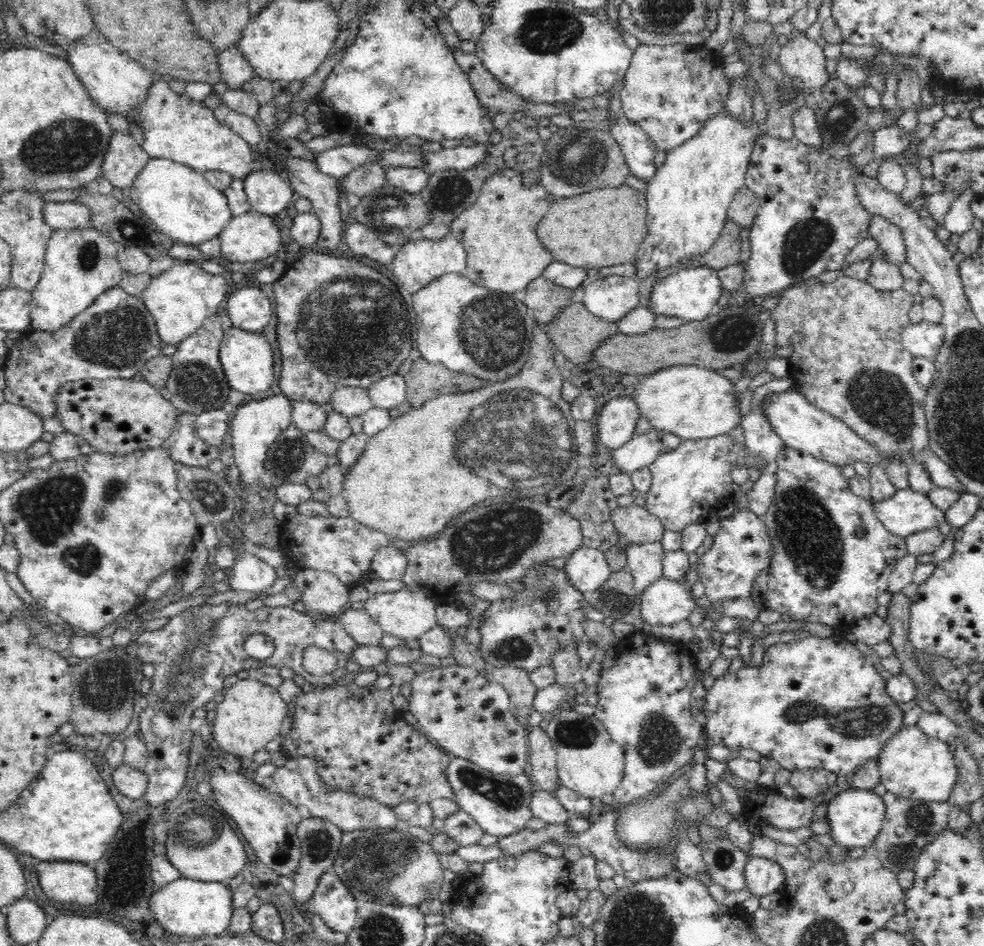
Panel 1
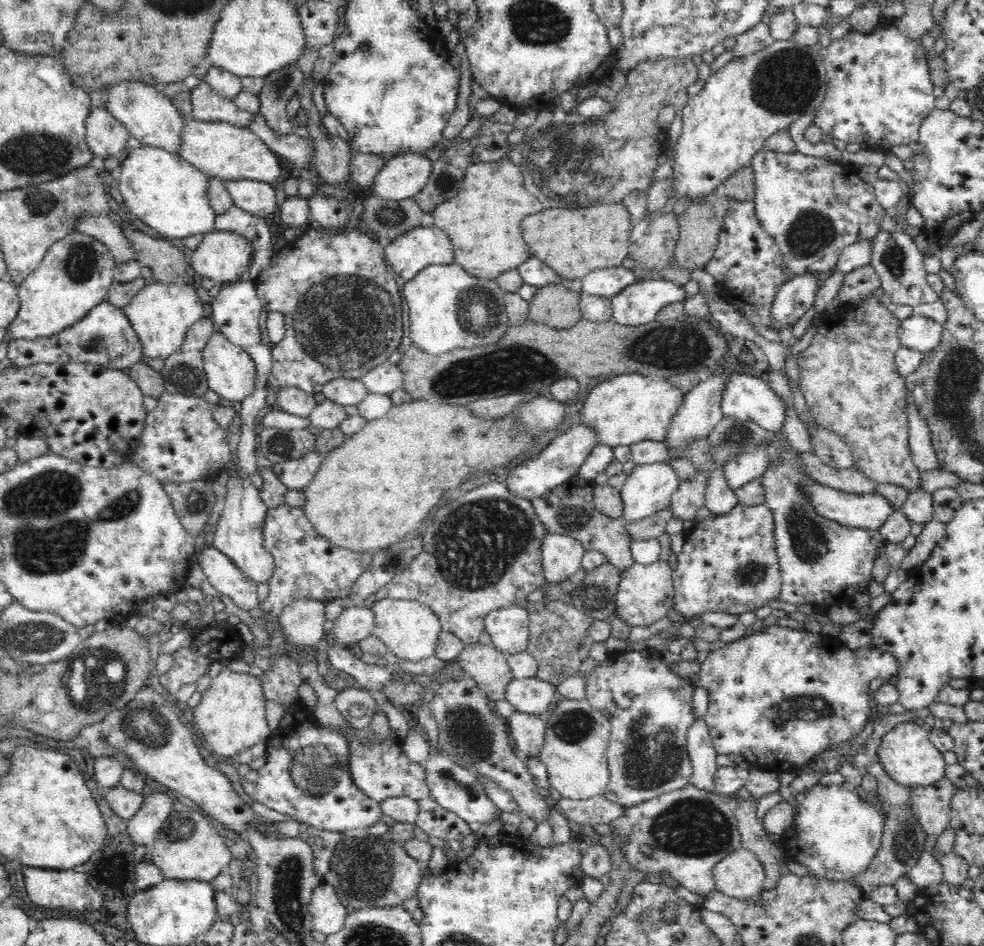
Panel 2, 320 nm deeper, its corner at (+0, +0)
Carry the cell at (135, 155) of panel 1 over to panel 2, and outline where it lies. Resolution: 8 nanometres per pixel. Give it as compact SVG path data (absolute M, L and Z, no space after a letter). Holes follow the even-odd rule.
M91 108L86 121L87 144L100 158L112 158L124 152L131 135L105 108Z

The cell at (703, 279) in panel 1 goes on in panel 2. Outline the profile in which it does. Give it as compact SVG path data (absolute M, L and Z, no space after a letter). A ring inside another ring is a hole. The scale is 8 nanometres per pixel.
M659 277L641 278L635 284L628 286L628 289L620 292L618 296L611 298L612 307L614 307L612 320L623 325L642 326L658 320L658 313L664 306L674 305L678 302L683 303L686 298L688 298L688 292L680 284Z

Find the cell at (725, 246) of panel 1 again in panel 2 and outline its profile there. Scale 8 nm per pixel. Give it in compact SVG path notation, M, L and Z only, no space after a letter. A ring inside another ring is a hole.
M722 188L708 198L708 204L689 205L679 217L679 239L675 250L675 261L685 269L704 268L712 260L724 226L724 218L730 210L730 200Z

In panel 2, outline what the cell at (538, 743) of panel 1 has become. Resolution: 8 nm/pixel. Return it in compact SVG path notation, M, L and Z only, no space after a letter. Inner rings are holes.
M516 711L507 719L507 723L514 745L520 753L539 758L546 742L545 717Z

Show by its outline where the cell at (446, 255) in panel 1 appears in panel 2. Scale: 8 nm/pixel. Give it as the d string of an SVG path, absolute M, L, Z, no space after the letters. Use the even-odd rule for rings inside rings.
M436 225L408 230L390 242L383 253L388 264L405 282L413 280L427 266L455 262L450 237Z

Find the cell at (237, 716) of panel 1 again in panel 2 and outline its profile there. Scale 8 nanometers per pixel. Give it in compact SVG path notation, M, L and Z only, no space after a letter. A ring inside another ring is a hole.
M225 668L218 676L213 678L210 688L202 694L200 702L189 715L192 717L192 725L200 729L200 732L202 732L208 744L212 746L216 755L222 756L224 760L234 760L240 752L244 752L244 750L260 744L260 742L268 742L268 738L270 738L273 730L268 725L266 706L267 698L264 695L264 685L260 681L260 676L234 672Z

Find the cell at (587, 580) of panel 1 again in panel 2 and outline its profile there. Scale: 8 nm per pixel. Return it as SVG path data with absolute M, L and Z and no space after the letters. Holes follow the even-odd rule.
M549 533L543 545L543 573L548 585L562 584L582 568L585 547L577 538Z

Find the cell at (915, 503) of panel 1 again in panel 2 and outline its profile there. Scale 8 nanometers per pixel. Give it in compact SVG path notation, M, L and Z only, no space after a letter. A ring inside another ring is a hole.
M813 480L805 487L816 508L816 512L841 526L856 529L880 529L896 512L897 509L882 494L853 494L822 486Z

